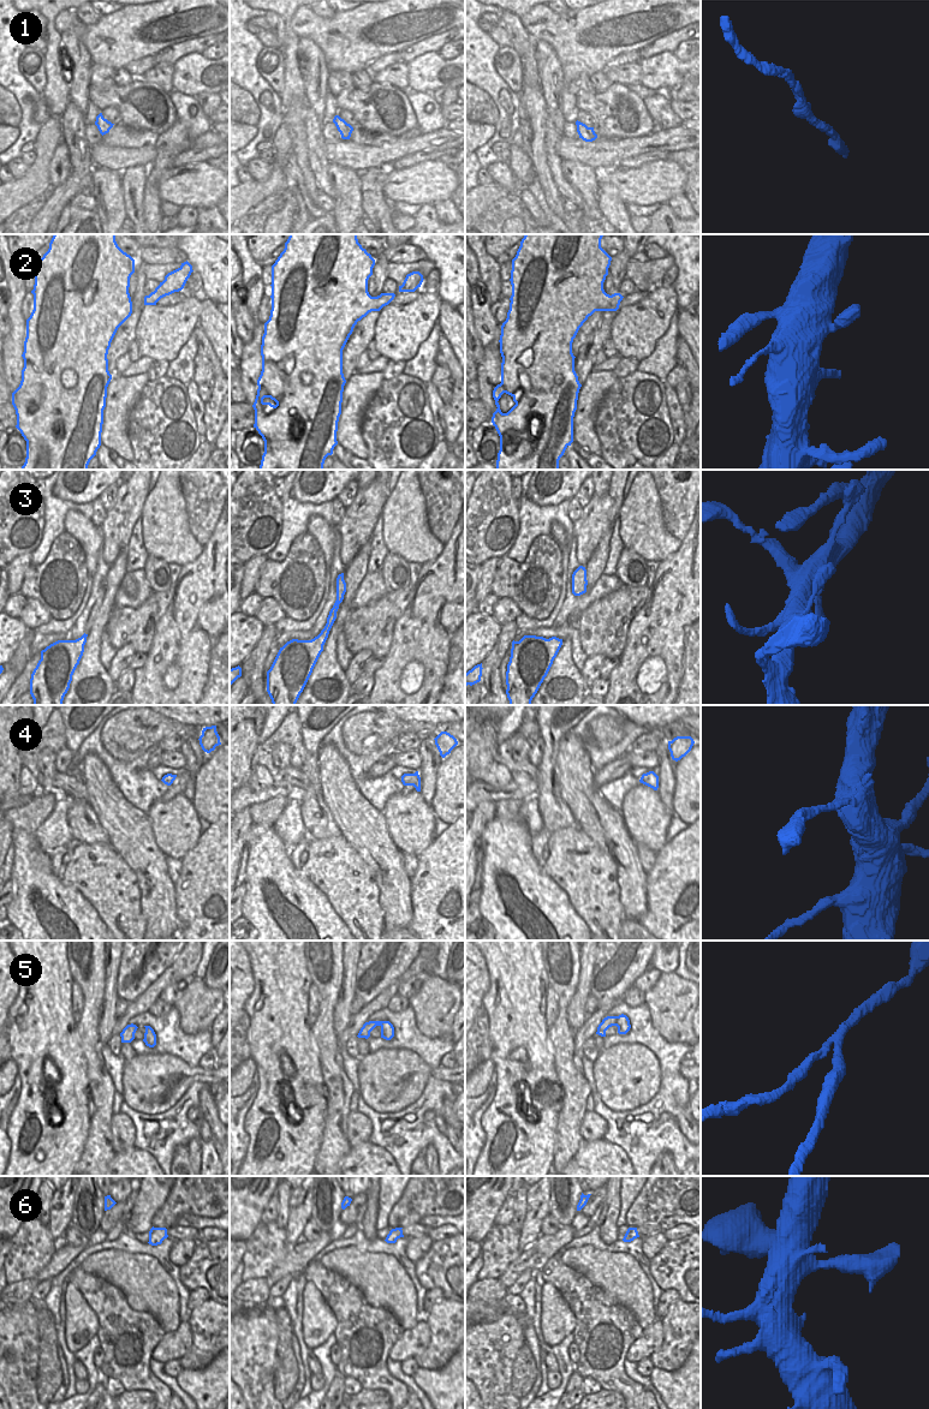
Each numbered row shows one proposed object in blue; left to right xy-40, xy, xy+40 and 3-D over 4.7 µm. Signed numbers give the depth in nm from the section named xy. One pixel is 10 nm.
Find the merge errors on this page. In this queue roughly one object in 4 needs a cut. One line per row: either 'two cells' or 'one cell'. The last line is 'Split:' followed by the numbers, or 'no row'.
1: one cell
2: one cell
3: one cell
4: one cell
5: two cells
6: one cell
Split: 5

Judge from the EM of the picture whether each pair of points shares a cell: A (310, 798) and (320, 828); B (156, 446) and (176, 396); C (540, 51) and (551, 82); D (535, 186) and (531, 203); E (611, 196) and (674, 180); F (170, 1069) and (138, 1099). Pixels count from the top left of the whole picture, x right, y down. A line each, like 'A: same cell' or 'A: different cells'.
A: same cell
B: same cell
C: same cell
D: different cells
E: different cells
F: same cell

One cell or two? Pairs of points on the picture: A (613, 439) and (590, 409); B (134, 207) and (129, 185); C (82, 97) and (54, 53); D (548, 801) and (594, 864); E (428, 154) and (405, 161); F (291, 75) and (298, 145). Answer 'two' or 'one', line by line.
A: two
B: one
C: two
D: two
E: one
F: two

